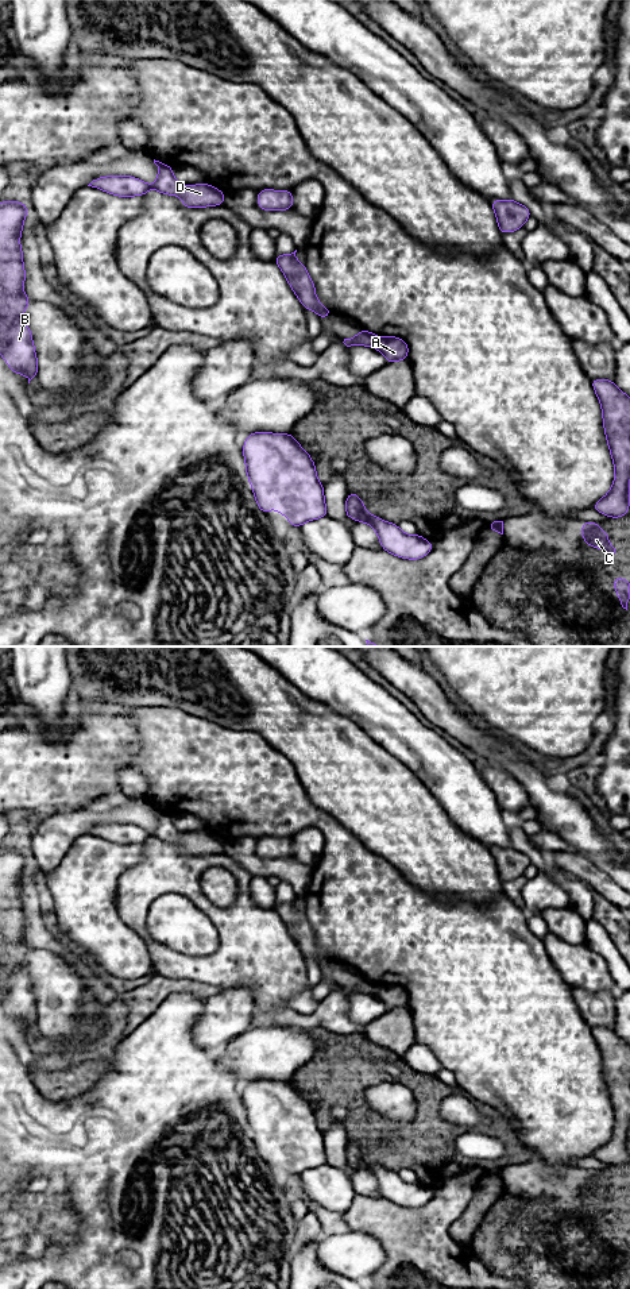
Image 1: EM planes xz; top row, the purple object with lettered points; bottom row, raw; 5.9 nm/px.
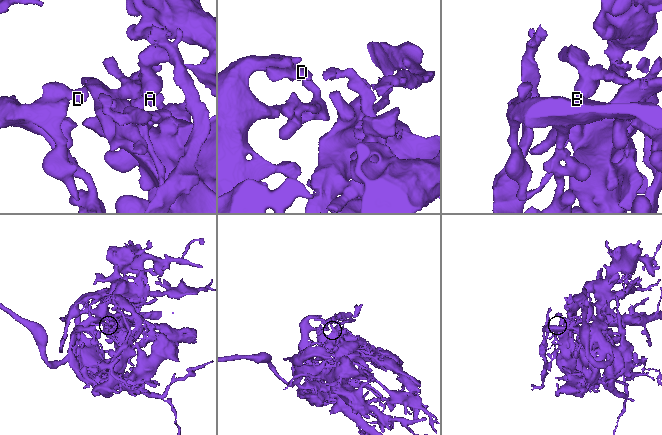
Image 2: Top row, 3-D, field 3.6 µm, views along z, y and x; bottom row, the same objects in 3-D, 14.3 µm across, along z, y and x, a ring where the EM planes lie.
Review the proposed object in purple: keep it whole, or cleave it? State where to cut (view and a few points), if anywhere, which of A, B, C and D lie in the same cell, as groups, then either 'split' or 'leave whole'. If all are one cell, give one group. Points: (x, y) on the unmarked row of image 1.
xz (381, 985), (375, 995) | A B D / C | split

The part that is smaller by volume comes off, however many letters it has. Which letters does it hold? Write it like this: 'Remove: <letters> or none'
Remove: C

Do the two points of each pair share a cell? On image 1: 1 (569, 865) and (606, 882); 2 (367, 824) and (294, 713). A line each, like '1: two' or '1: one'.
1: one
2: one

